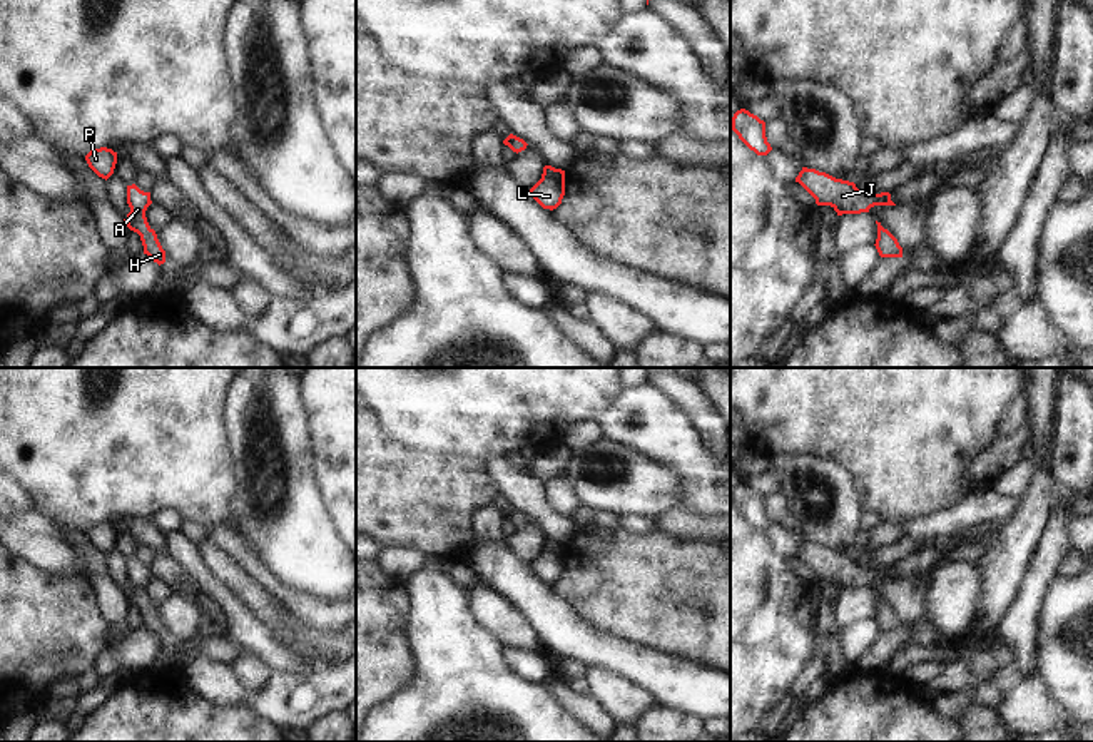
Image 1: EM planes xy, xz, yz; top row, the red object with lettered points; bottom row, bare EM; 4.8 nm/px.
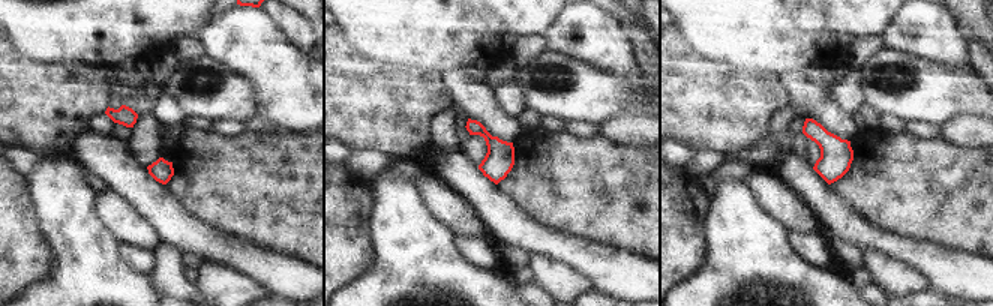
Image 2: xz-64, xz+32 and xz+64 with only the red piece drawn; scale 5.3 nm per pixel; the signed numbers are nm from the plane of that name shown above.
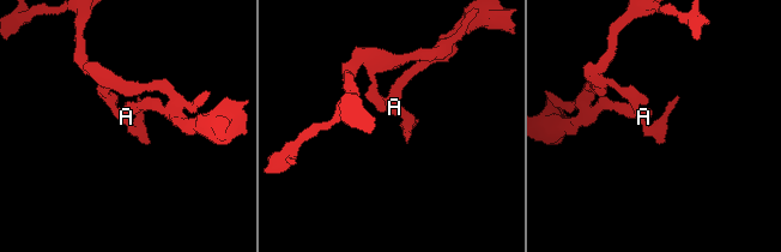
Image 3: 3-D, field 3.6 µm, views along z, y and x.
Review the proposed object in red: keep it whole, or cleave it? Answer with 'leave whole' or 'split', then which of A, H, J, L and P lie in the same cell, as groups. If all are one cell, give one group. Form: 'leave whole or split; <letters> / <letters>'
leave whole; A H J L P

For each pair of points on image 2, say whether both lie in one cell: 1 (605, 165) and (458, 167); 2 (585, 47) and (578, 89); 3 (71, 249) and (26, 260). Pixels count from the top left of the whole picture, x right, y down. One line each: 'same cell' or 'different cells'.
1: different cells
2: different cells
3: different cells

